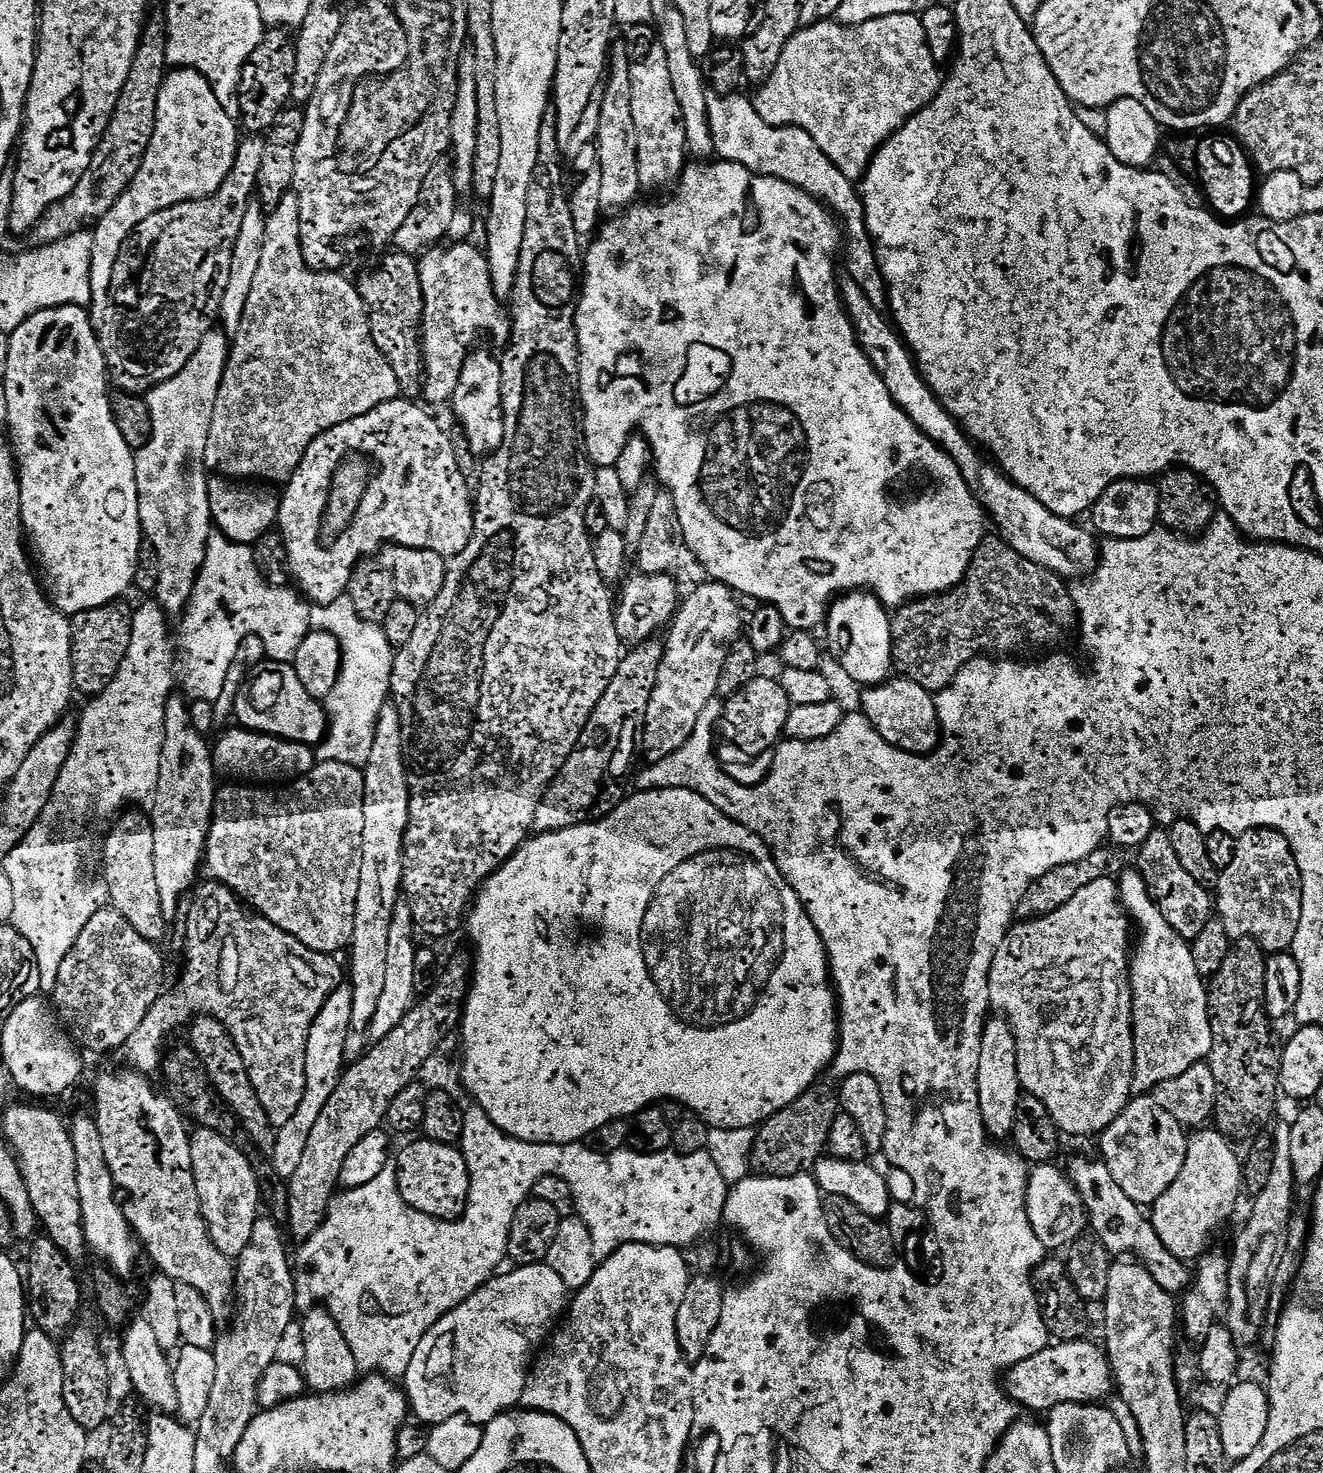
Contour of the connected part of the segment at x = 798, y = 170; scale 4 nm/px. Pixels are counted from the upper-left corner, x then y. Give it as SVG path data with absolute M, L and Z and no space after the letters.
M716 94L708 103L710 134L713 135L715 155L729 164L746 166L748 171L755 175L785 180L787 184L793 184L803 192L810 193L833 211L838 210L846 220L849 232L854 234L854 240L862 254L862 272L854 276L859 291L864 293L874 306L885 307L887 279L879 271L879 257L865 222L863 197L857 189L854 190L848 178L849 173L834 166L834 162L830 162L830 158L822 154L818 142L814 142L814 138L806 134L806 130L791 126L775 128L760 117L755 103L749 97L747 100L744 96L736 95Z

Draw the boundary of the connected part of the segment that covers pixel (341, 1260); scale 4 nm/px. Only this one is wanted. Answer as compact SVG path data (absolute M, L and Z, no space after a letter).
M386 1164L377 1178L333 1195L326 1221L301 1243L296 1272L301 1280L297 1283L297 1291L301 1295L309 1293L326 1303L325 1309L348 1342L359 1371L381 1372L390 1379L400 1380L410 1366L410 1358L414 1358L414 1350L424 1343L426 1328L414 1322L416 1292L424 1288L428 1312L436 1316L436 1308L440 1308L440 1315L444 1317L461 1304L456 1296L472 1296L489 1279L484 1272L460 1272L460 1276L452 1272L452 1284L448 1284L448 1280L444 1280L448 1272L428 1272L428 1219L431 1215L414 1210L402 1198L396 1169L395 1165Z

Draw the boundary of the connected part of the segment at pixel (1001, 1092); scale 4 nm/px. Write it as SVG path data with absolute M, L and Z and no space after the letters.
M1003 1018L989 1019L984 1026L982 1050L975 1065L978 1082L978 1102L982 1110L982 1122L989 1137L1007 1137L1016 1121L1016 1107L1022 1095L1018 1066L1016 1065L1016 1043L1012 1027Z

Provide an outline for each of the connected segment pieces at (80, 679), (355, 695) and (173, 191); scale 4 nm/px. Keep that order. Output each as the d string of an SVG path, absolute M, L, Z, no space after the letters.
M113 602L71 617L73 686L79 695L81 692L84 698L95 698L116 677L116 671L122 666L130 646L132 613L133 609L127 608L124 602Z
M348 593L339 597L330 594L322 596L318 604L312 606L311 627L331 633L340 644L339 680L331 694L324 698L323 705L328 716L328 731L326 741L323 741L317 749L317 759L322 762L334 760L344 765L354 765L355 768L363 769L370 758L379 712L386 703L383 697L380 698L379 688L388 690L391 686L394 646L391 646L381 625L365 621L357 614Z
M176 68L164 76L158 94L154 132L141 162L144 172L148 172L152 164L168 164L172 180L168 180L164 202L205 200L220 189L234 166L242 139L241 133L236 133L236 124L237 121L222 110L222 102L218 102L210 82L201 72Z

